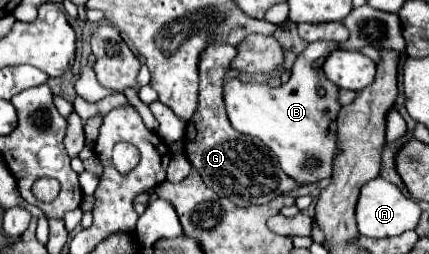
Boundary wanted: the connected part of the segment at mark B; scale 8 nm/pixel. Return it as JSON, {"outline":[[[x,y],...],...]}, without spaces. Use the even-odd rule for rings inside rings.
{"outline":[[[328,41],[308,43],[308,47],[294,61],[290,81],[276,89],[270,89],[270,85],[262,83],[242,83],[240,79],[230,79],[224,87],[224,105],[232,127],[266,143],[280,159],[284,173],[298,185],[312,185],[330,177],[334,157],[340,151],[336,119],[342,105],[338,101],[338,89],[332,89],[332,83],[325,77],[321,67],[314,67],[316,59],[328,55],[334,49],[336,43]],[[320,87],[326,89],[326,97],[318,97],[316,91]],[[306,157],[318,157],[320,167],[304,169]]]}

